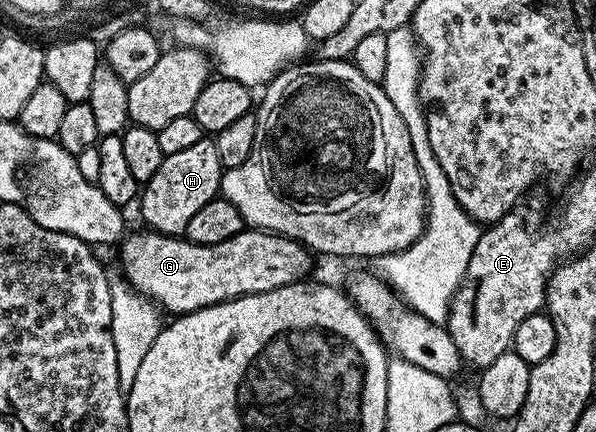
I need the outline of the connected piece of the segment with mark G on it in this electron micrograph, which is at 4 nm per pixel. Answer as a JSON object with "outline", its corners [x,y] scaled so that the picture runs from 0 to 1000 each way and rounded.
{"outline":[[[414,525],[406,539],[391,544],[391,553],[378,553],[378,563],[332,567],[305,546],[238,537],[215,537],[198,569],[205,639],[221,669],[253,690],[268,718],[280,722],[282,715],[287,729],[322,725],[419,678],[458,674],[473,660],[507,650],[520,634],[515,630],[522,623],[523,579],[468,539]]]}

